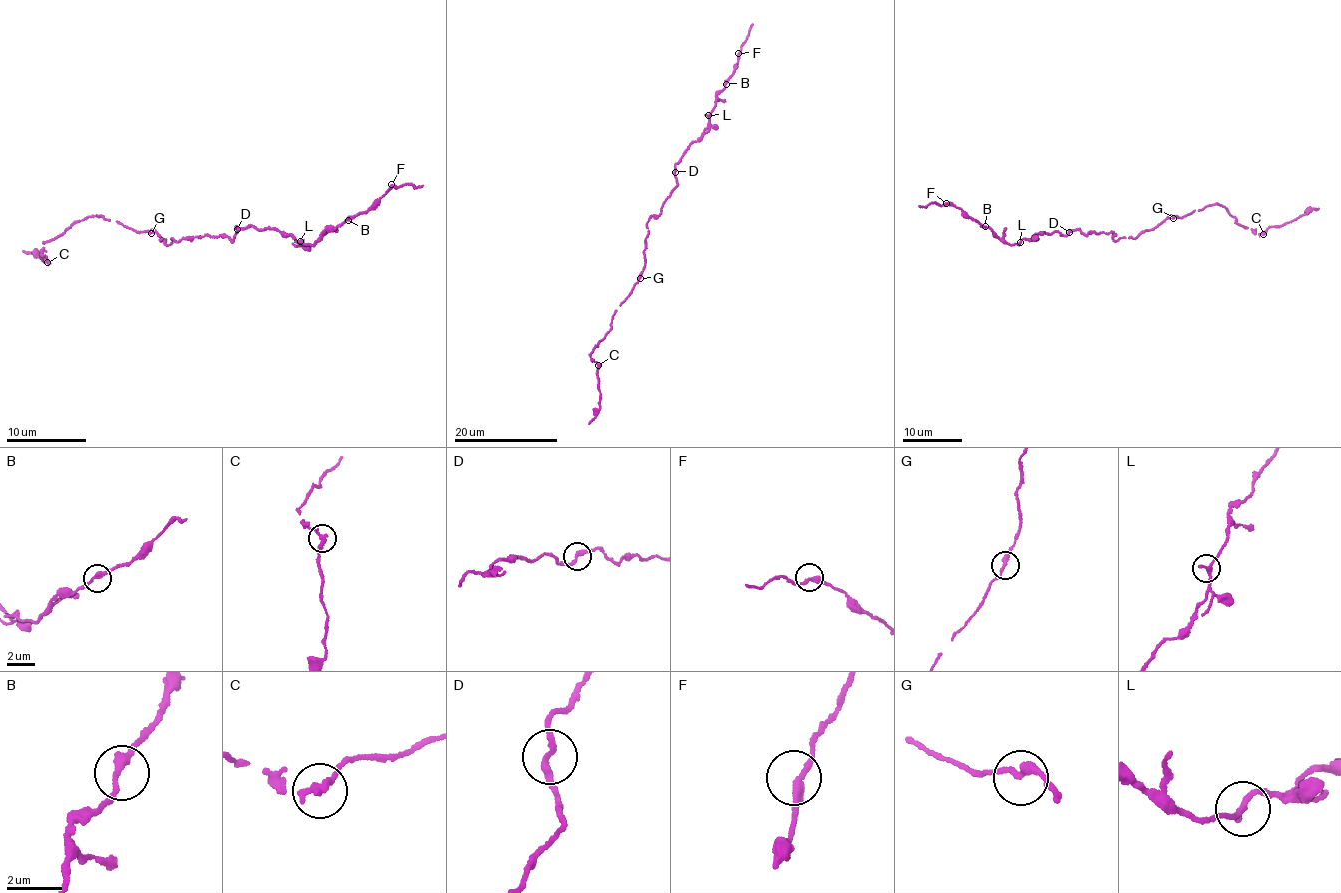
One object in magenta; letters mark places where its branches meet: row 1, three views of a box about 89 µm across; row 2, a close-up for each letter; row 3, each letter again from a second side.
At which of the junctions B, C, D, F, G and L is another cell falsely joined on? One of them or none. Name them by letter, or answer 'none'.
none

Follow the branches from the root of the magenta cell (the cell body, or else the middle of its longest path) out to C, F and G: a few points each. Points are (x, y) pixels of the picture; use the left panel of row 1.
C: (187, 239), (173, 238), (169, 246), (153, 232), (88, 217), (45, 242), (47, 262)
F: (187, 239), (205, 233), (234, 240), (237, 227), (268, 226), (314, 245), (323, 233), (370, 208), (391, 184)
G: (187, 239), (179, 242), (173, 238), (169, 246), (162, 240), (160, 241), (158, 234), (151, 233)

